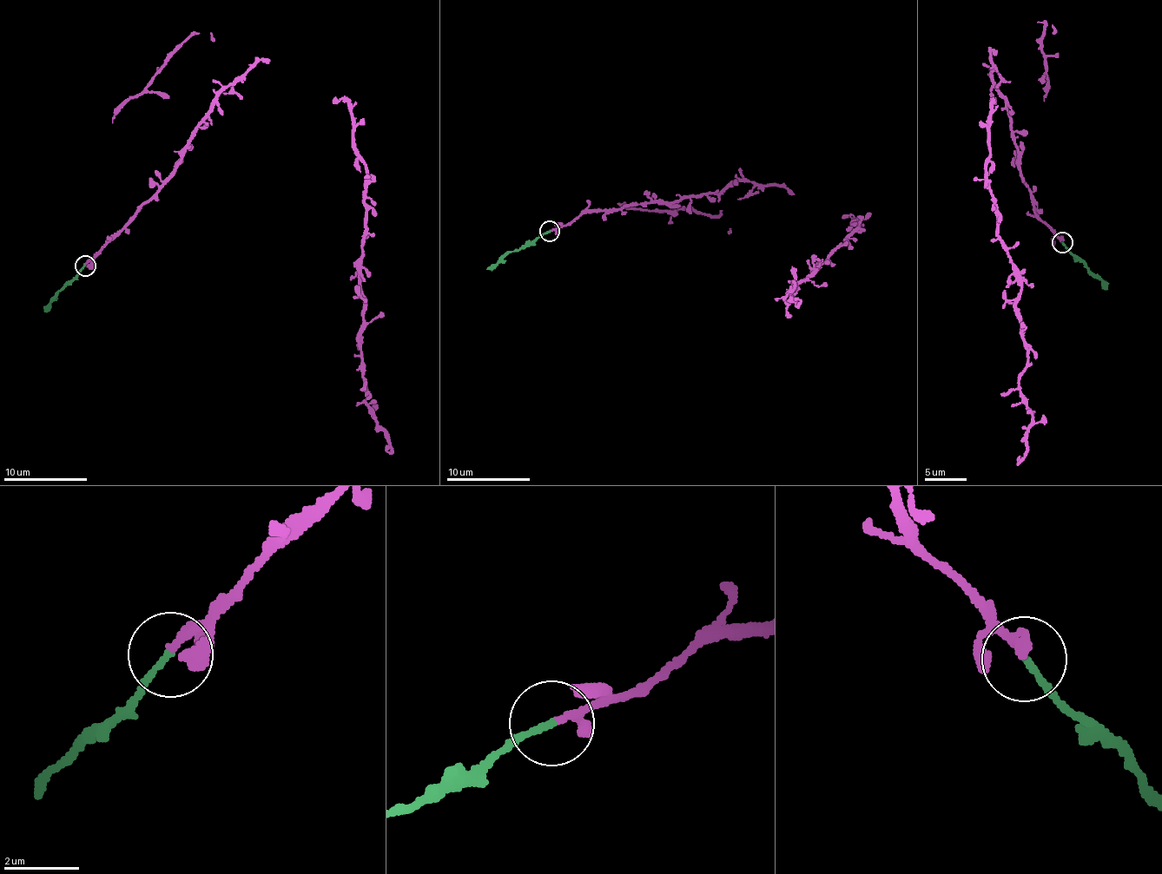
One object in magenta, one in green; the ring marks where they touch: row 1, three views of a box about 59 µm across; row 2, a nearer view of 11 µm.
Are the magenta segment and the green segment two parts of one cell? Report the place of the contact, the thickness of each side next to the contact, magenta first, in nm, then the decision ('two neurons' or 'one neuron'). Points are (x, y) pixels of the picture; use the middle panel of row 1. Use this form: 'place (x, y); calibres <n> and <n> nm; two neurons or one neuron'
place (549, 231); calibres 140 and 170 nm; one neuron

